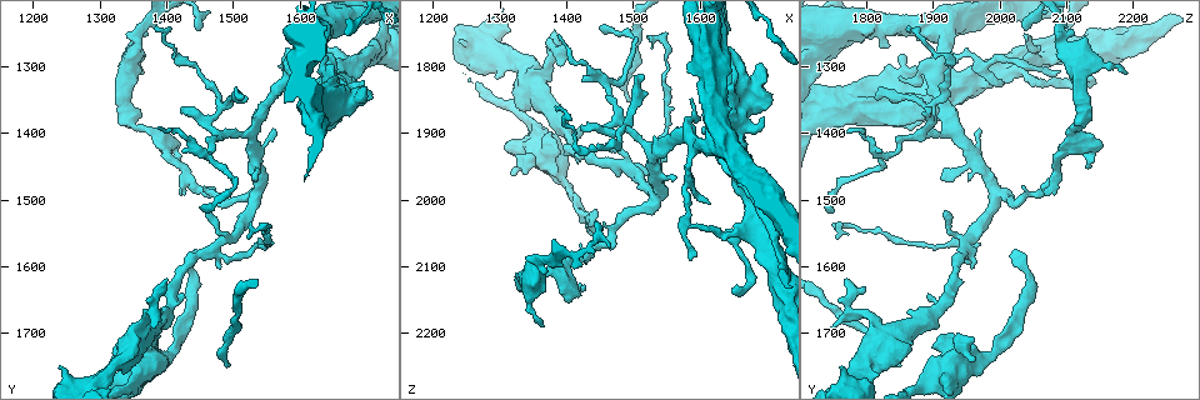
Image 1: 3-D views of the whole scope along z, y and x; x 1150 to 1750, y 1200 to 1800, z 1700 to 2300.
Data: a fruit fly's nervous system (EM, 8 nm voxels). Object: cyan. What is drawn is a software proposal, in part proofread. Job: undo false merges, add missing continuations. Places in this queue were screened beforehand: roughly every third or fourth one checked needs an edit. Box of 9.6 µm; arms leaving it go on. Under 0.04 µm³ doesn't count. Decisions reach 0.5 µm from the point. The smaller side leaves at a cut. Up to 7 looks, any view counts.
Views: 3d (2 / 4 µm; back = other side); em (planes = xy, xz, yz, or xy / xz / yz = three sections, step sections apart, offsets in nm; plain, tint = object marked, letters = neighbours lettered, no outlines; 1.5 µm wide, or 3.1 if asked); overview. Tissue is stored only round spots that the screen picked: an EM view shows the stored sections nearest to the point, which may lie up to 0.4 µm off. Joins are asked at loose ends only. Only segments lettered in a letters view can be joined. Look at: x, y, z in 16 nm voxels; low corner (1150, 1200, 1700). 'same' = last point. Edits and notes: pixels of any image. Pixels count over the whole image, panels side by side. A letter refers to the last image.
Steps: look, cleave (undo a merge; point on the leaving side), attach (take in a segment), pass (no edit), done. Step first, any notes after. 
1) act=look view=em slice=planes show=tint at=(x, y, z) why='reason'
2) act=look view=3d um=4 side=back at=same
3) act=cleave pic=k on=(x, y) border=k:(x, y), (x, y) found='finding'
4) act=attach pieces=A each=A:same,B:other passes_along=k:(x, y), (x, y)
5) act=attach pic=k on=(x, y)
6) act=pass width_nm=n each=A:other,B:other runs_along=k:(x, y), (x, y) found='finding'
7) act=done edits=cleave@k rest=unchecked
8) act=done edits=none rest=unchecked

act=look view=3d um=2 at=(1440, 1575, 2025) why='long arm stops here'

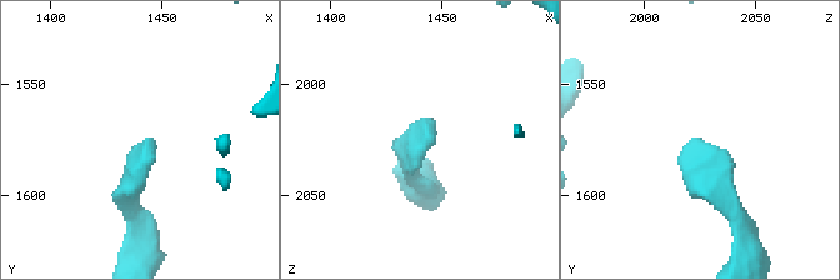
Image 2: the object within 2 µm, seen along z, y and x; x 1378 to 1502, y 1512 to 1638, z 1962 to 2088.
act=look view=em slice=xz step=4 show=tint at=(1446, 1574, 2025) why='now the EM'

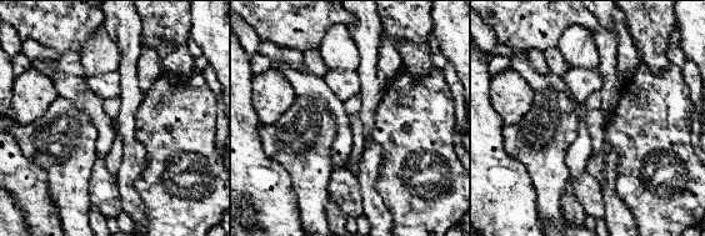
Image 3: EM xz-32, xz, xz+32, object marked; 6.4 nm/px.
act=look view=em slice=planes show=letters at=same

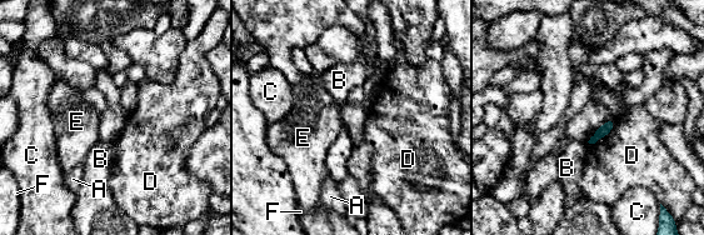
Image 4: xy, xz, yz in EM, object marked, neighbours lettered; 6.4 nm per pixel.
act=pass each=A:other,B:other,C:other,D:other,E:other,F:other border=4:(615, 119), (604, 136), (588, 143) found='none of them fits'

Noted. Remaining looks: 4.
act=look view=3d um=2 at=(1645, 1315, 2135) why='tapers out'

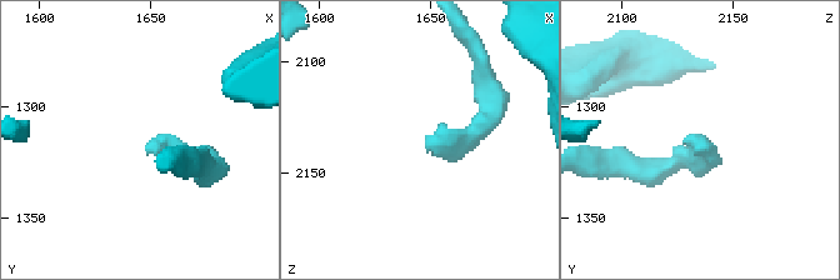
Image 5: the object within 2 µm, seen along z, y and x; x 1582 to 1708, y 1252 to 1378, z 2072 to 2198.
act=look view=em slice=planes show=letters at=(1647, 1319, 2132)

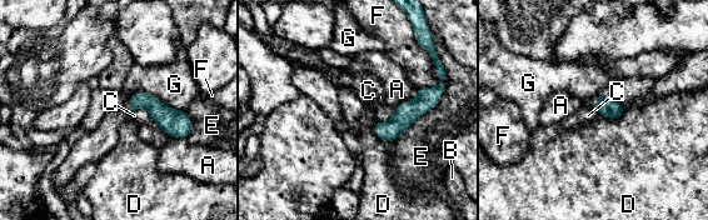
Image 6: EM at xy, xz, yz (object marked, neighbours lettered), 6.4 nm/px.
act=pass each=A:other,B:other,C:other,D:other,E:other,F:other,G:other border=6:(624, 108), (619, 118), (599, 116) found='none of them fits'

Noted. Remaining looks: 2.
act=look view=3d um=2 at=(1515, 1345, 1810) why='an open end'

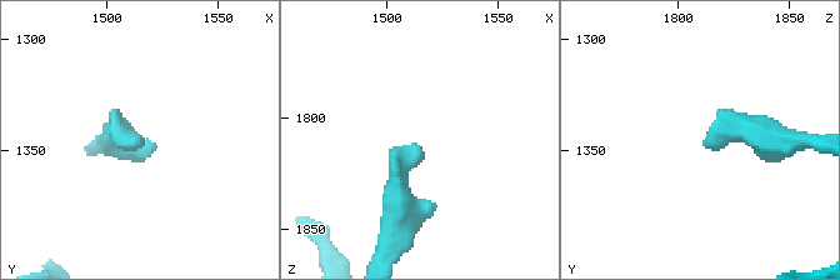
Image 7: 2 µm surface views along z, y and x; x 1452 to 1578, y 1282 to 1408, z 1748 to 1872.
act=look view=em slice=planes show=letters at=(1513, 1342, 1815)

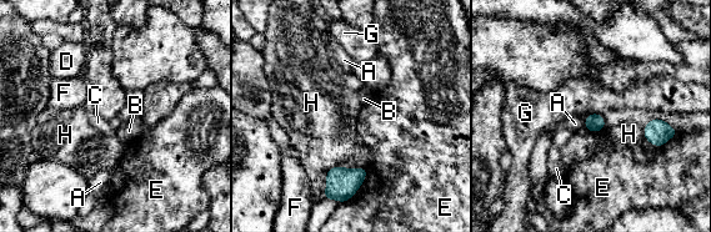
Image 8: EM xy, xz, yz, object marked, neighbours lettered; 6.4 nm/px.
act=pass longest_contact=H:220nm each=A:other,B:other,C:other,D:other,E:other,F:other,G:other,H:other border=8:(600, 112), (592, 112), (585, 117) found='no lettered segment goes on from it'

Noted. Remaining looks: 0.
act=done edits=none rest=unchecked

